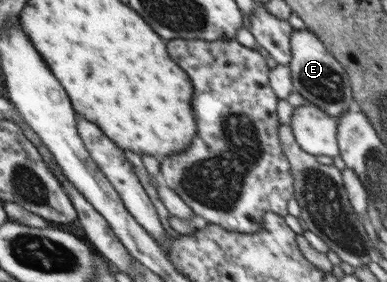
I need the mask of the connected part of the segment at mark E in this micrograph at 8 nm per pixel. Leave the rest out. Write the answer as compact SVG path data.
M306 28L294 30L290 39L292 59L288 64L291 69L292 83L304 100L310 105L319 107L329 117L339 120L343 113L351 110L351 102L355 102L352 86L346 68L335 59L326 47Z

